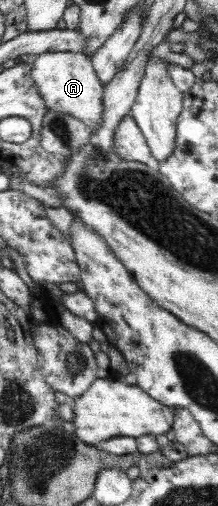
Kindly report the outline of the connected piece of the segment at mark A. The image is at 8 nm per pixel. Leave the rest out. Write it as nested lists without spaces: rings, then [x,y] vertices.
[[[52,51],[32,57],[32,75],[47,109],[59,110],[77,117],[93,131],[100,120],[103,86],[99,84],[91,60],[85,53]]]

